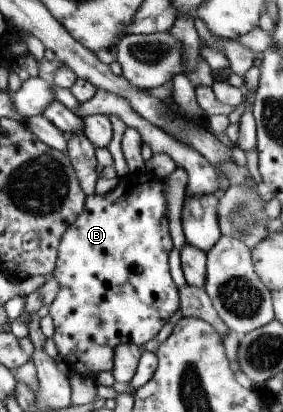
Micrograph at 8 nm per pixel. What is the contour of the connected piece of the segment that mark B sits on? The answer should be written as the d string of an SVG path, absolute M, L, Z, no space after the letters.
M136 171L118 178L119 183L113 191L103 196L88 196L85 212L64 234L59 260L52 272L60 284L60 291L49 313L55 321L53 341L72 374L96 377L113 372L118 346L144 346L149 340L156 340L172 316L181 311L180 287L171 274L169 262L174 242L168 220L168 196L164 193L167 177L158 178L148 171Z

